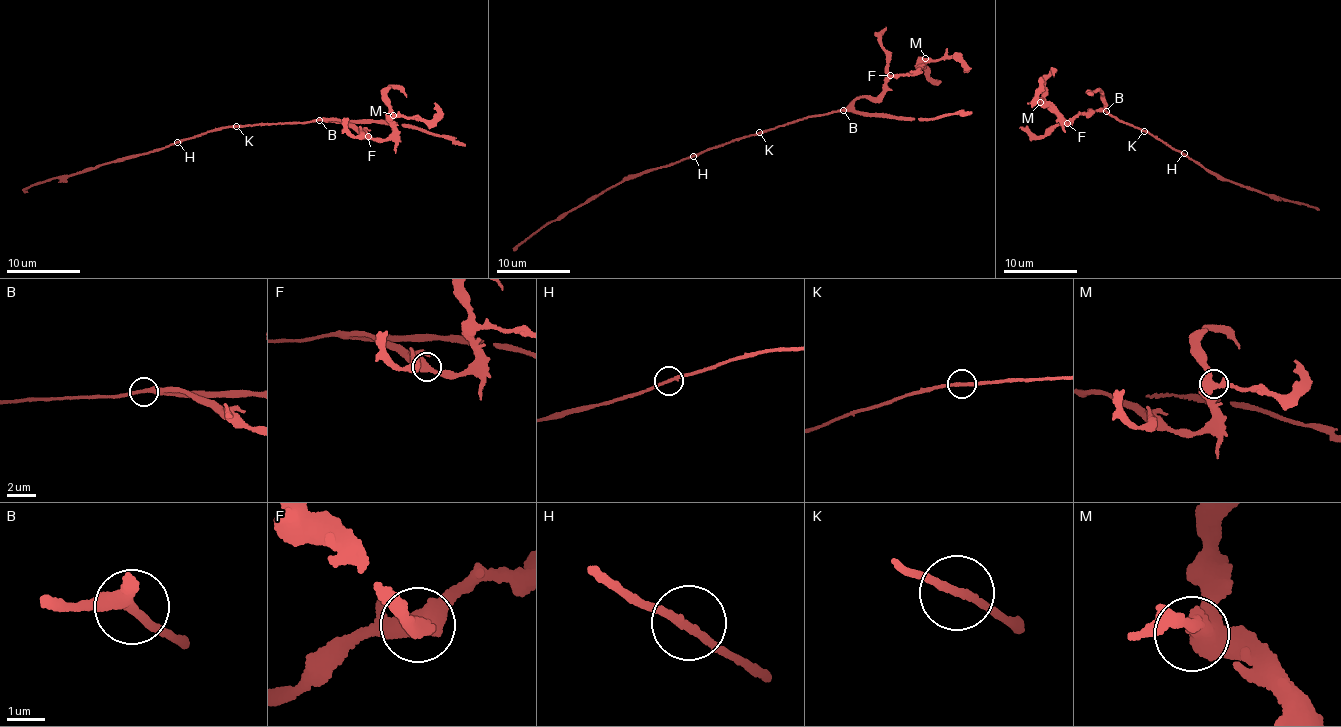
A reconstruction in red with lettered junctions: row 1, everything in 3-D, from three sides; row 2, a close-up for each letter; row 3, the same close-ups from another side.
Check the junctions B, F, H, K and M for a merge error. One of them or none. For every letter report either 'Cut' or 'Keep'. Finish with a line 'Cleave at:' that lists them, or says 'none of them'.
B: Keep
F: Keep
H: Keep
K: Keep
M: Keep
Cleave at: none of them

